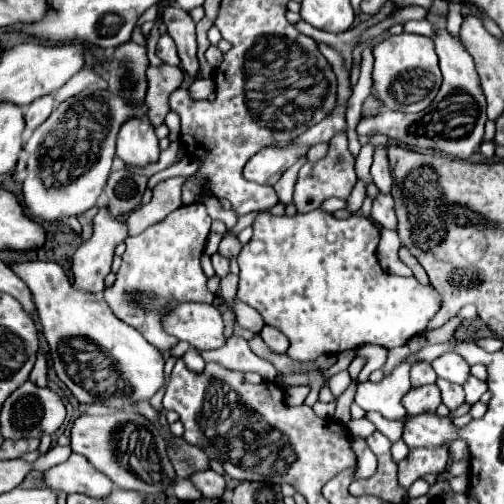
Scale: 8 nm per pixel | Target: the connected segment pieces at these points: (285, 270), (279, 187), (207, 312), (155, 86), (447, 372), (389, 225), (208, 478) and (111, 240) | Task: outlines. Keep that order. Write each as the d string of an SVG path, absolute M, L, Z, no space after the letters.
M357 182L347 198L349 218L337 220L329 212L313 210L295 216L273 216L261 212L253 222L253 238L241 248L239 264L239 290L241 302L255 308L265 324L277 328L289 340L287 356L299 362L315 360L321 354L337 354L355 350L363 344L377 344L387 350L403 346L411 336L421 334L429 320L441 308L441 298L431 286L421 286L415 278L399 278L381 270L375 250L379 232L373 224L359 216L365 200L365 184Z
M307 157L300 158L297 163L293 164L283 176L281 180L273 186L277 196L279 196L279 202L281 204L291 204L293 202L293 186L295 186L295 180L297 180L297 172L299 172L301 166L307 162Z
M177 302L177 306L173 306L171 310L167 310L163 316L161 316L161 324L163 324L163 330L171 336L175 336L177 340L185 340L189 342L195 350L213 350L213 348L219 348L225 344L225 338L223 338L223 330L225 330L225 324L223 324L223 318L219 314L217 308L213 308L211 304L203 304L203 302Z
M169 64L149 66L147 80L149 80L149 90L147 90L147 98L145 98L145 104L149 106L147 114L149 114L151 124L159 126L159 124L163 124L163 120L169 112L167 98L177 86L181 86L183 72L179 66L169 66Z
M455 352L441 354L439 358L435 358L431 362L431 366L439 378L445 378L445 380L455 382L455 384L463 384L469 376L469 364Z
M379 194L379 198L375 198L373 202L373 210L371 216L387 230L397 230L397 216L393 210L393 198L391 194Z
M197 470L189 476L189 480L205 498L215 498L215 500L223 498L225 478L215 470Z
M101 206L95 220L93 220L93 236L83 242L77 252L73 254L73 276L75 276L75 282L81 290L85 292L103 292L105 286L103 286L103 278L109 274L111 270L111 260L113 260L113 250L117 244L121 244L125 238L129 236L129 230L127 230L127 224L125 222L117 222L111 214L109 214L109 208L107 206Z

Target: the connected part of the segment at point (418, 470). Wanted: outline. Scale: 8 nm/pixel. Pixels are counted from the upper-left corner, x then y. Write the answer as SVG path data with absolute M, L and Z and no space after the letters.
M447 446L441 450L411 450L409 456L399 462L399 486L409 490L409 486L423 474L445 472L447 460Z

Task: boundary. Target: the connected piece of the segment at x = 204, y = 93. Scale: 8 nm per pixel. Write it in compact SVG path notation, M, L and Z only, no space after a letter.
M212 78L196 79L189 87L194 100L207 99L215 91L215 82Z

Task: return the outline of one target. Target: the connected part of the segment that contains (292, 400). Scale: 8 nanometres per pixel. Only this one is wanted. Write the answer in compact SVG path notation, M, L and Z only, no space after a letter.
M303 386L303 388L291 387L286 391L286 404L301 406L307 394L309 394L309 386Z

